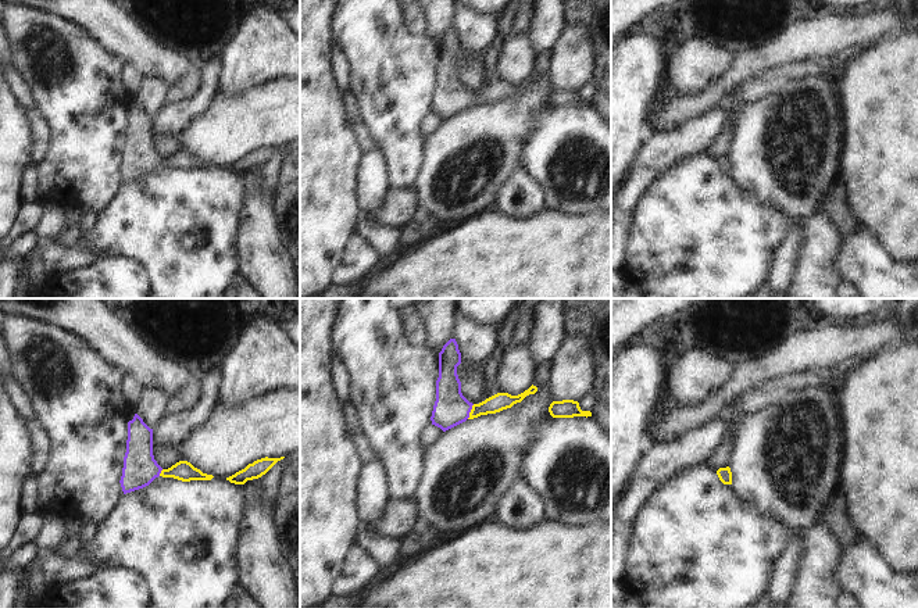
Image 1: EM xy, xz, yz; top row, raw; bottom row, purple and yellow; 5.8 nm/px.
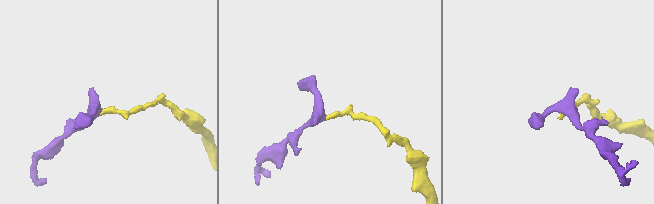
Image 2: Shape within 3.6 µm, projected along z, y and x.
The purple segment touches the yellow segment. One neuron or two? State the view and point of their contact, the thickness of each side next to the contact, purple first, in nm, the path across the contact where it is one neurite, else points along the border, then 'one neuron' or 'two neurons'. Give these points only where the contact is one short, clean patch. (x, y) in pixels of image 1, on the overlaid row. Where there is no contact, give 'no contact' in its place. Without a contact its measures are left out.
contact xz (470, 411); calibres 200 and 100 nm; way xz (452, 408), (470, 411), (499, 401); one neuron

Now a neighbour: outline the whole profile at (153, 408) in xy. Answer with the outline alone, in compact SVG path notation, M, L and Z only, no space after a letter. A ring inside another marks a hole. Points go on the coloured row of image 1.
M144 389L136 414L150 429L156 429L167 418L171 400L172 396L164 389Z

